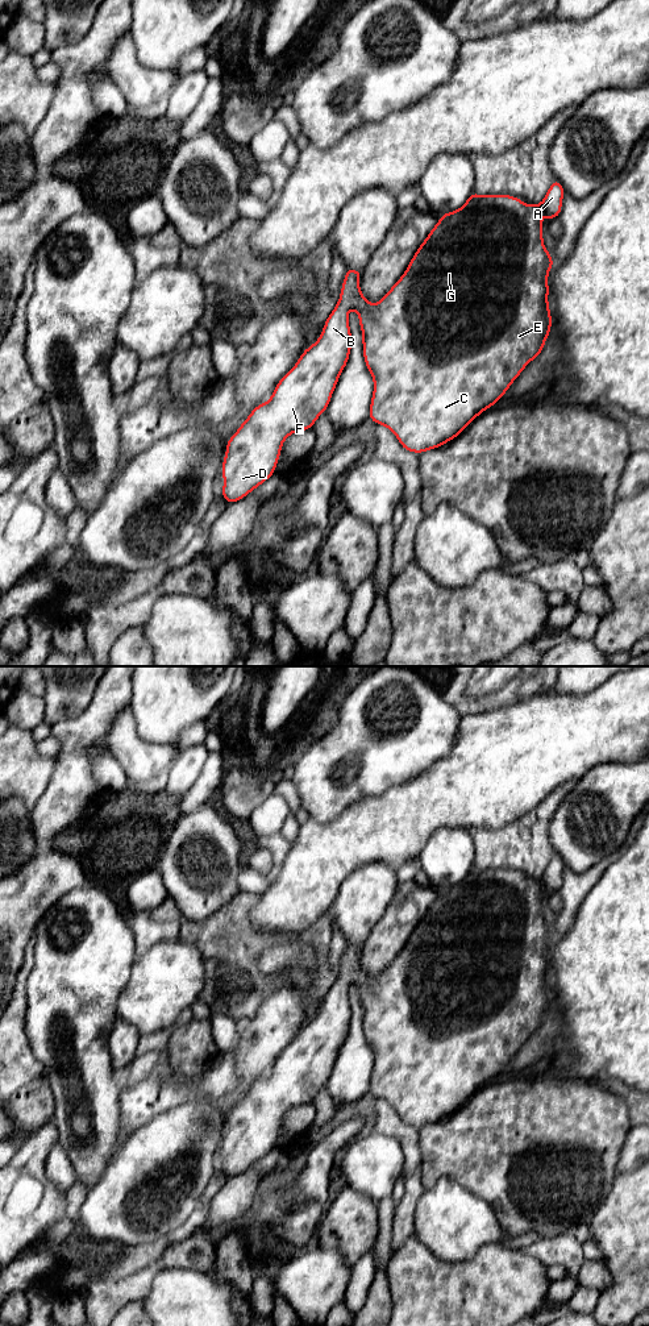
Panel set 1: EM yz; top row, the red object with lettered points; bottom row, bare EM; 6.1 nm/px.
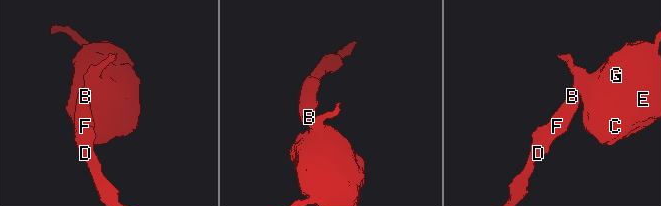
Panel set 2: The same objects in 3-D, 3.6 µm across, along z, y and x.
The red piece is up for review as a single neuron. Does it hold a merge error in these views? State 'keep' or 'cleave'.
keep

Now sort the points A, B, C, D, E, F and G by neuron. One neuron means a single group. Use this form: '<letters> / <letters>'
A B C D E F G

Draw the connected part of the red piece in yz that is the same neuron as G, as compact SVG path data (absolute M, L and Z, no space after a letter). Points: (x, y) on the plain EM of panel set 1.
M557 853L537 880L507 868L480 870L473 866L462 882L441 889L402 952L376 978L369 977L359 964L362 945L346 941L340 974L319 1014L283 1049L270 1074L257 1080L228 1114L220 1168L228 1179L241 1175L269 1154L275 1147L283 1115L294 1106L311 1103L326 1085L351 1023L346 985L358 986L363 1032L374 1053L369 1093L392 1105L403 1123L417 1128L436 1123L455 1113L477 1090L495 1080L524 1042L541 1028L550 1007L553 993L548 977L548 949L554 936L544 920L541 891L546 889L549 895L558 891L563 869L565 864Z

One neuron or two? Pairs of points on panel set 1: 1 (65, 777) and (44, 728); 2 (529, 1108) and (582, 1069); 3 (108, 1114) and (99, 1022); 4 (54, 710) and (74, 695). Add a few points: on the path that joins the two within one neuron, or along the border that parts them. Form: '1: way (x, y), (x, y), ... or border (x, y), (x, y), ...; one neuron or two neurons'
1: border (50, 727), (51, 734); two neurons
2: border (549, 1068), (569, 1076), (602, 1081); two neurons
3: way (94, 1092), (94, 1044); one neuron
4: way (59, 705), (69, 695); one neuron

